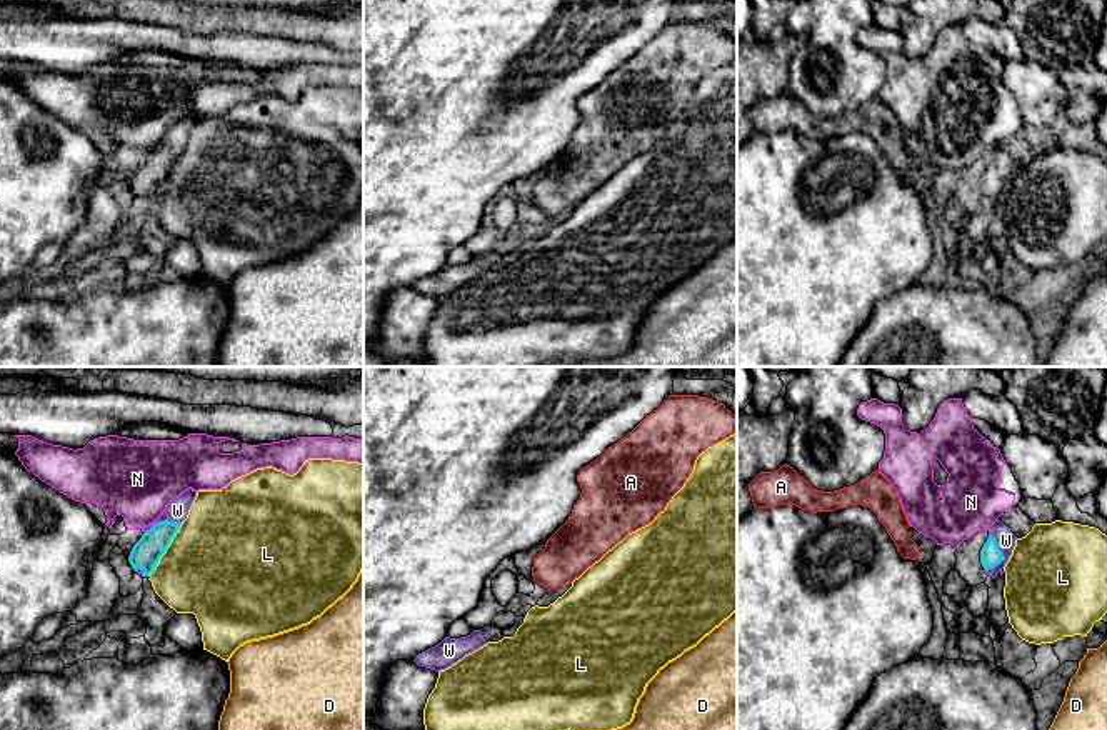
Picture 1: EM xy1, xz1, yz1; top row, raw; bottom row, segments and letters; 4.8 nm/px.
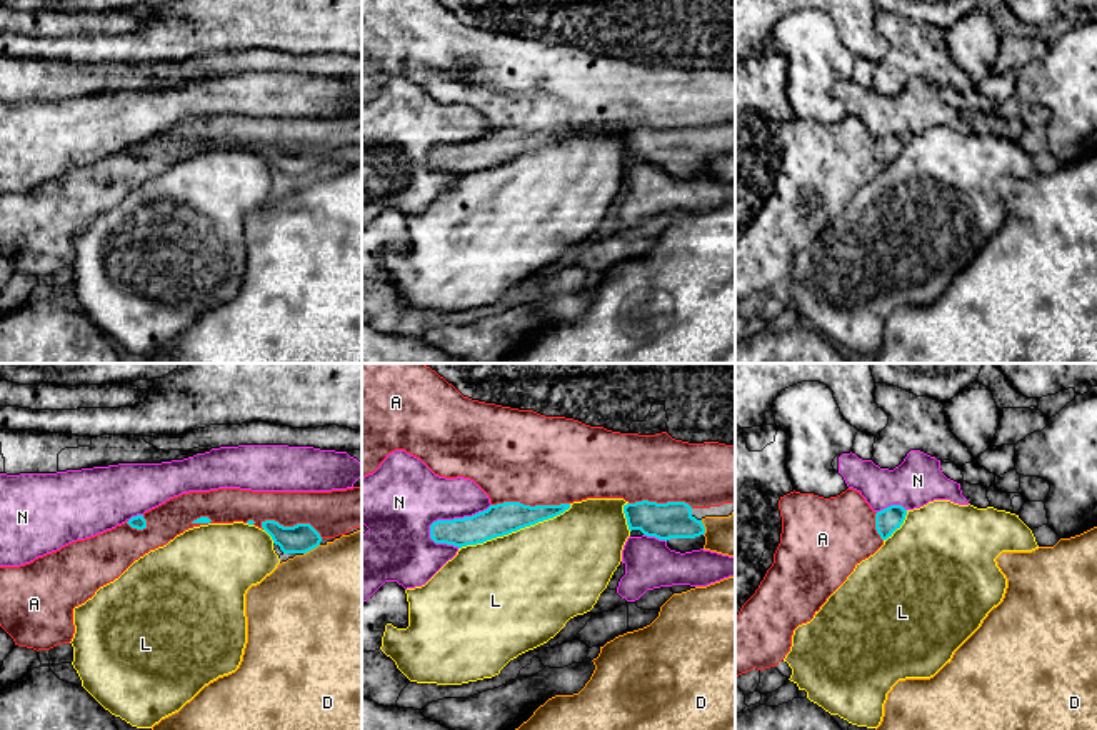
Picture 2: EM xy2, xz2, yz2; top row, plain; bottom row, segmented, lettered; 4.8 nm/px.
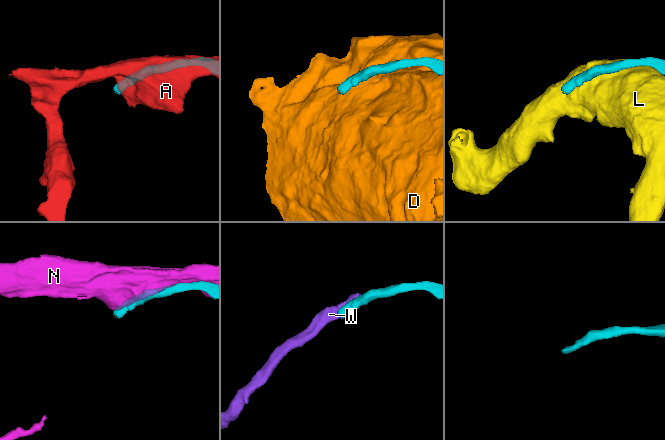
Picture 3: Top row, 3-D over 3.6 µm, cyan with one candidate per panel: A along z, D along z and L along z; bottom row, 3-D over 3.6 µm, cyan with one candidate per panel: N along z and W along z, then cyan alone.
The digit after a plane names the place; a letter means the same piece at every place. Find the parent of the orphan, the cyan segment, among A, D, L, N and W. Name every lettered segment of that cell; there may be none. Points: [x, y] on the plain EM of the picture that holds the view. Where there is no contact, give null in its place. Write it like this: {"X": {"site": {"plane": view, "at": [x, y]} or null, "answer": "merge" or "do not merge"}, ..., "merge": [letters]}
{"A": {"site": {"plane": "xz2", "at": [529, 132]}, "answer": "do not merge"}, "D": {"site": {"plane": "xy2", "at": [310, 175]}, "answer": "do not merge"}, "L": {"site": {"plane": "xz2", "at": [515, 157]}, "answer": "do not merge"}, "N": {"site": {"plane": "xz2", "at": [454, 145]}, "answer": "do not merge"}, "W": {"site": {"plane": "yz1", "at": [1002, 182]}, "answer": "merge"}, "merge": ["W"]}

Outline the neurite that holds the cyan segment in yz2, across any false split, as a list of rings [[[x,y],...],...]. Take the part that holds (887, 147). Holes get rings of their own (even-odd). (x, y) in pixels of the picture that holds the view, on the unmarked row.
[[[890,132],[875,140],[875,157],[882,167],[892,163],[892,160],[900,155],[907,142],[902,132]]]

